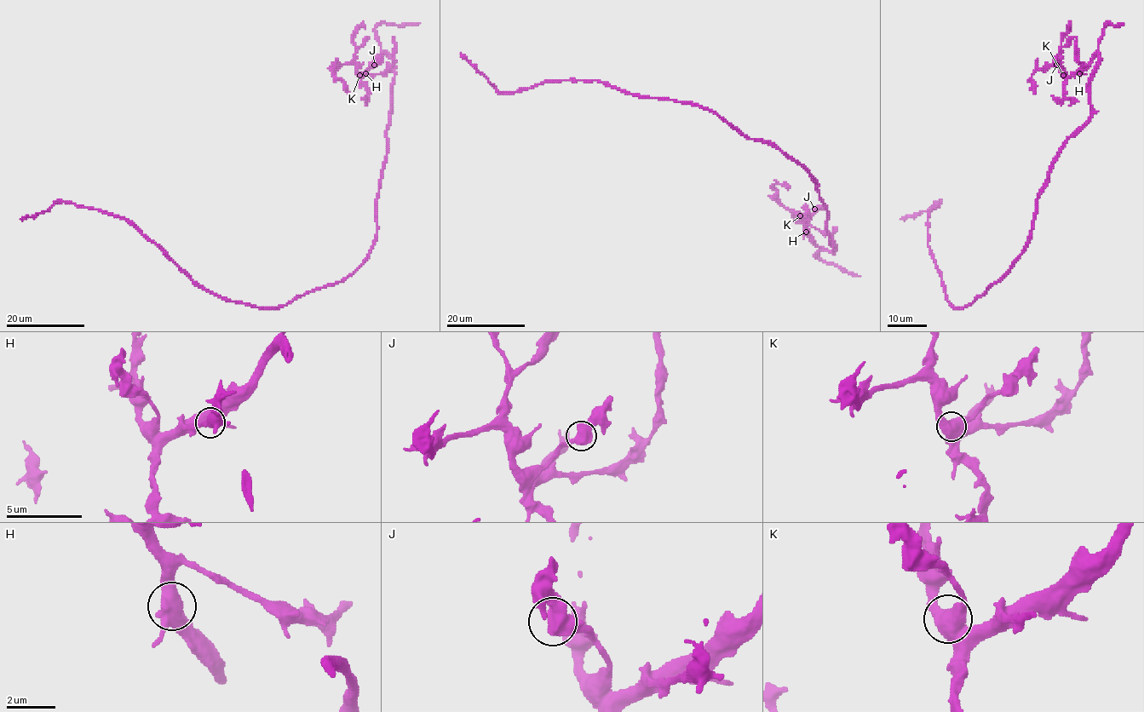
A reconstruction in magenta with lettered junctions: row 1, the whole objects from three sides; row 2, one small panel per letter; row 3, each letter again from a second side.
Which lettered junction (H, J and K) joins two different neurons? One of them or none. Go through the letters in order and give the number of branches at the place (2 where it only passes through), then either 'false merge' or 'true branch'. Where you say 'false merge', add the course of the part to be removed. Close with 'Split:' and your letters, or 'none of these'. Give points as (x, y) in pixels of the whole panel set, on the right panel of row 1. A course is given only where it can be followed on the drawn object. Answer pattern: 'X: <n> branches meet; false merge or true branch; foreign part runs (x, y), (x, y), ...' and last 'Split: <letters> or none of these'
H: 3 branches meet; true branch
J: 3 branches meet; true branch
K: 3 branches meet; true branch
Split: none of these

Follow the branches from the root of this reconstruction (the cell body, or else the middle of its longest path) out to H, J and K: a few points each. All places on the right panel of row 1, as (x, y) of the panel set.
H: (1002, 278), (1027, 242), (1037, 195), (1053, 159), (1090, 115), (1089, 81), (1099, 54), (1079, 73)
J: (1002, 278), (1027, 242), (1037, 195), (1053, 159), (1090, 115), (1089, 81), (1099, 54), (1069, 76), (1056, 65)
K: (1002, 278), (1027, 242), (1037, 195), (1053, 159), (1090, 115), (1089, 81), (1099, 54), (1080, 70), (1063, 74)

